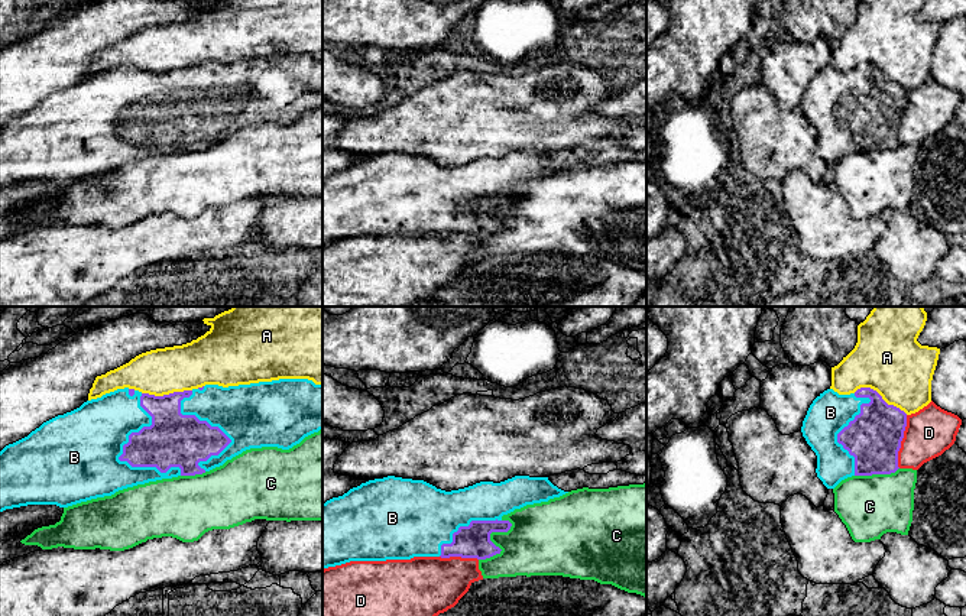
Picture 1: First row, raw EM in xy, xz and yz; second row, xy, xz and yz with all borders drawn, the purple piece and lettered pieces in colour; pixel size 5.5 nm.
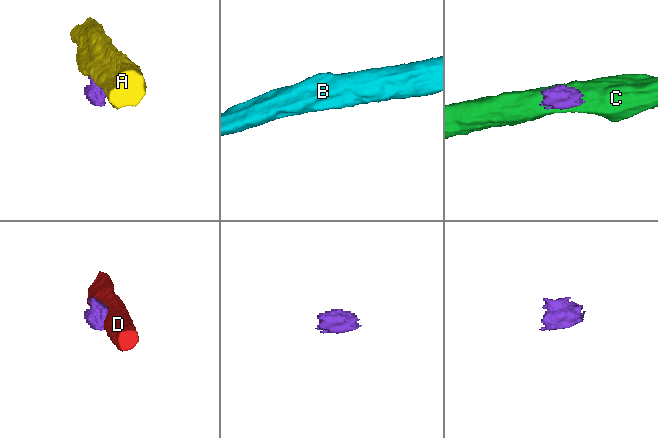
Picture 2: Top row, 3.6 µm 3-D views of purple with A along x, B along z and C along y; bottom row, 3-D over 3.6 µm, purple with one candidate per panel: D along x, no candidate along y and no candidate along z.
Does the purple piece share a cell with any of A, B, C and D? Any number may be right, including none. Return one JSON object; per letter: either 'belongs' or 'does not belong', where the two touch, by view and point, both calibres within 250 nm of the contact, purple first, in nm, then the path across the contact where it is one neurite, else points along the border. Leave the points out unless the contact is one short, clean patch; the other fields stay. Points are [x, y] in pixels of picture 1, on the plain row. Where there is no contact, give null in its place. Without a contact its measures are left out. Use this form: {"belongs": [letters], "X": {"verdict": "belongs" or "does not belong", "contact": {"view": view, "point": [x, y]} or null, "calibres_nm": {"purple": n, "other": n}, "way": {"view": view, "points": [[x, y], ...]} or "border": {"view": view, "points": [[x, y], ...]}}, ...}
{"belongs": ["B"], "A": {"verdict": "does not belong", "contact": {"view": "yz", "point": [881, 73]}, "calibres_nm": {"purple": 300, "other": 380}}, "B": {"verdict": "belongs", "contact": {"view": "xy", "point": [122, 130]}, "calibres_nm": {"purple": 260, "other": 460}}, "C": {"verdict": "does not belong", "contact": {"view": "xz", "point": [489, 216]}, "calibres_nm": {"purple": 190, "other": 320}}, "D": {"verdict": "does not belong", "contact": {"view": "yz", "point": [901, 116]}, "calibres_nm": {"purple": 300, "other": 260}}}

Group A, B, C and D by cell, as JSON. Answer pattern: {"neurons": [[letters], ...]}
{"neurons": [["A"], ["B"], ["C"], ["D"]]}

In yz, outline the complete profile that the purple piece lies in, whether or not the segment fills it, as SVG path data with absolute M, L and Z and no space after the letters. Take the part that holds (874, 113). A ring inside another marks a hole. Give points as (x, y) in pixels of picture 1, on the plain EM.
M860 64L850 71L839 71L833 65L820 69L810 81L801 108L817 132L817 153L827 165L834 165L852 152L891 150L898 143L898 127L907 103L907 90L888 81L882 72Z

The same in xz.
M388 152L369 156L350 165L338 174L322 179L322 246L350 237L411 236L414 233L461 233L486 236L500 230L500 224L490 217L492 208L508 208L512 202L502 192L526 181L548 178L564 168L548 153L515 152L500 159L480 158L473 162L445 168L424 156Z

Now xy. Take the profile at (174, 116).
M279 55L228 64L205 61L163 72L129 64L117 65L43 98L27 113L0 127L0 188L27 181L68 184L149 158L202 150L250 124L289 126L320 106L322 61L308 55Z

